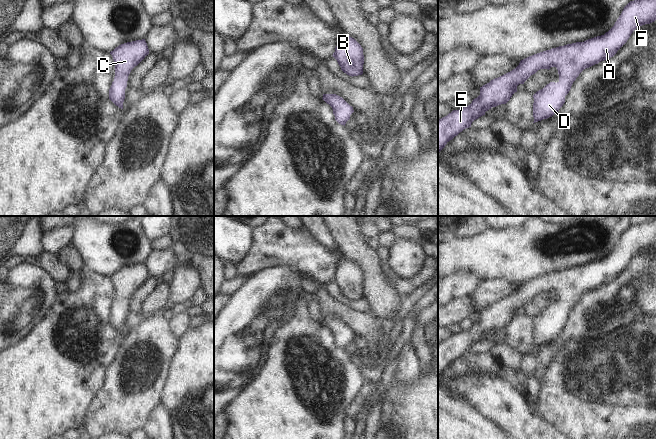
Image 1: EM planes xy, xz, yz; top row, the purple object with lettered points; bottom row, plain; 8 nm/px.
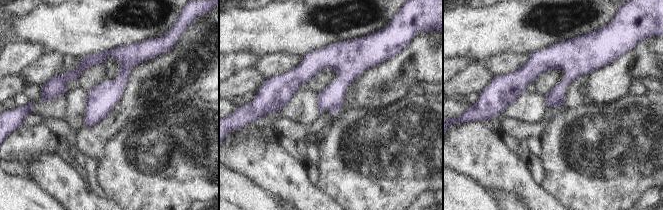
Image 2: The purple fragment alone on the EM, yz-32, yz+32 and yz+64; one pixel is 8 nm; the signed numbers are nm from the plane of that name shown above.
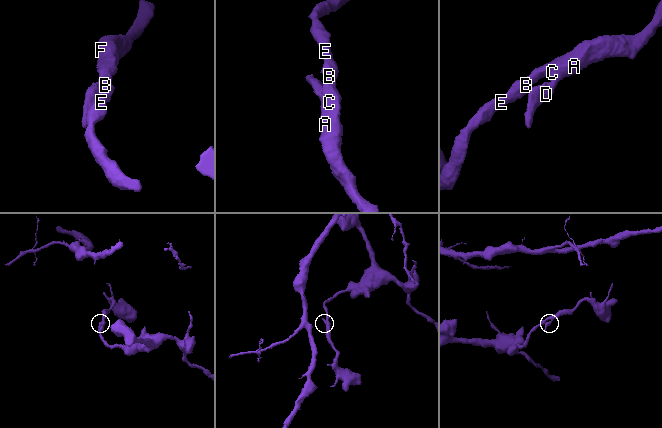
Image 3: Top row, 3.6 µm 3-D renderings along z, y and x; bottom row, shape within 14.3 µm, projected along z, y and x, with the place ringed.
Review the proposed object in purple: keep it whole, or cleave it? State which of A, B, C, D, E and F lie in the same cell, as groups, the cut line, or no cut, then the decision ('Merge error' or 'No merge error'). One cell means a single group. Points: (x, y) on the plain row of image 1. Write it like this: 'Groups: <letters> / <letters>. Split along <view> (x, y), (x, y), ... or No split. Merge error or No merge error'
Groups: A B C D E F. No split. No merge error.

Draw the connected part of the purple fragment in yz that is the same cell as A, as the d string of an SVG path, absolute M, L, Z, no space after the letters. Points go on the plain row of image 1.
M656 219L640 224L630 225L623 233L614 250L604 259L588 263L584 266L576 266L546 274L520 285L512 295L491 304L480 311L480 319L473 323L472 327L459 334L453 334L447 340L438 344L438 378L445 369L464 353L471 351L474 344L485 339L485 336L501 328L506 328L512 319L517 316L517 310L524 306L540 293L556 291L559 298L557 307L550 306L534 319L533 341L534 346L552 341L565 327L565 320L569 317L573 306L579 298L601 285L613 281L617 275L627 266L633 255L645 248L656 244Z

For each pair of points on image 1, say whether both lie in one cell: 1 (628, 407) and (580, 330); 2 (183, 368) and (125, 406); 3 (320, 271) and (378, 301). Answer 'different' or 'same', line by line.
1: different
2: different
3: different

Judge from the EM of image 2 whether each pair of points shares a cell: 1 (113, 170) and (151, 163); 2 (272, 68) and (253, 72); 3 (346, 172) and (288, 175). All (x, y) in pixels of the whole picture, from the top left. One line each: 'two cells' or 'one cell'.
1: one cell
2: two cells
3: two cells

